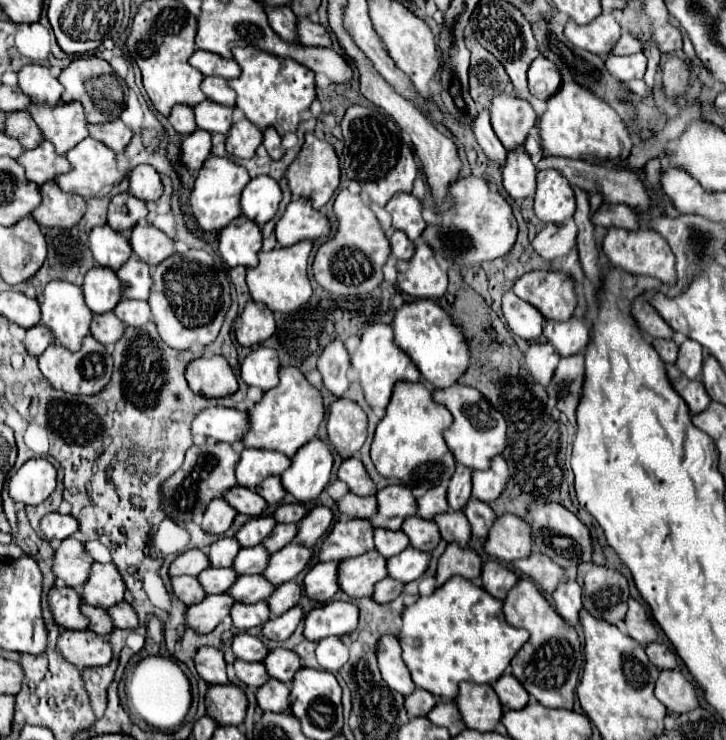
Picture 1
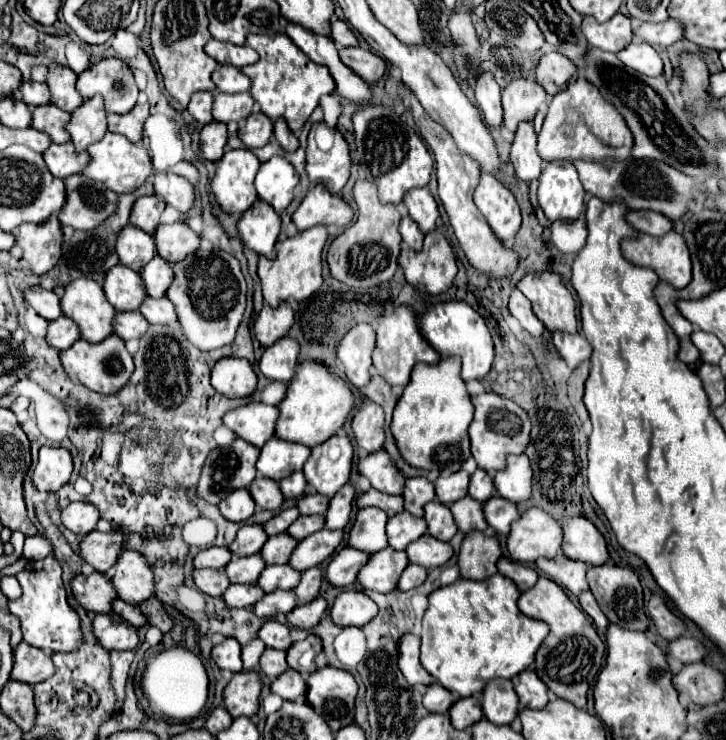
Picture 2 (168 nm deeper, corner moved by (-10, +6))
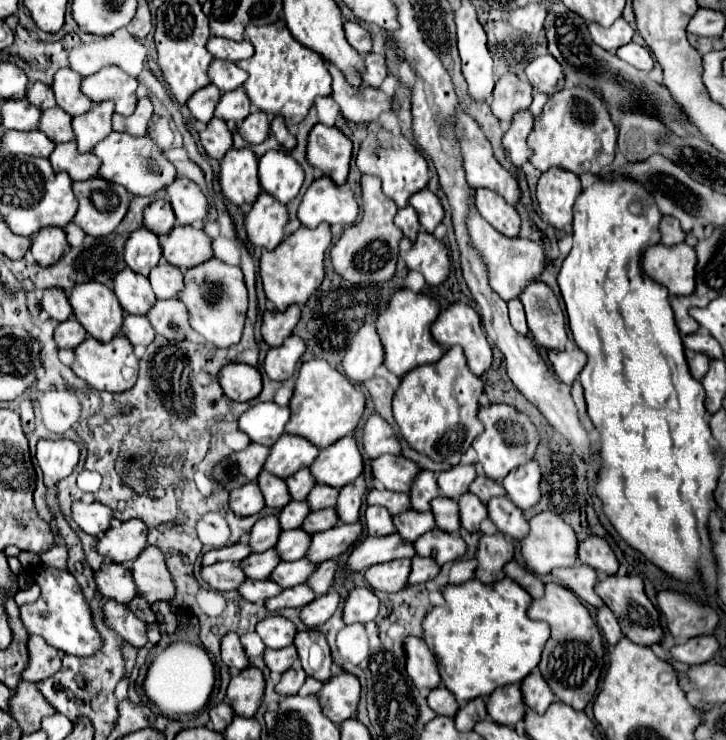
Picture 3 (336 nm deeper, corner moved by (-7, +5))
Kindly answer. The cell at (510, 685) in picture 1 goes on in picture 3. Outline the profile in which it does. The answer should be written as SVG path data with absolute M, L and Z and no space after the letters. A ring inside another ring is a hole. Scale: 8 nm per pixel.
M539 670L531 672L523 682L521 682L521 692L523 692L523 702L527 708L543 714L547 706L553 702L553 692L539 674Z

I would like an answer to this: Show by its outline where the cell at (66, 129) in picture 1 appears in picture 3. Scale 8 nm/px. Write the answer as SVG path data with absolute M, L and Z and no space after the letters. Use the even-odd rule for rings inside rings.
M99 102L99 104L93 104L89 112L73 118L75 142L81 154L91 152L97 142L101 142L105 136L113 132L111 114L113 114L113 102Z

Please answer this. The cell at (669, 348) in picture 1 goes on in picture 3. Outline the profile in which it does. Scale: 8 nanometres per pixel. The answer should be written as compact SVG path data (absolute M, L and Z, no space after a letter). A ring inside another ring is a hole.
M685 350L685 356L687 356L687 364L689 364L689 370L691 370L693 378L701 380L707 372L709 358L705 354L699 354L699 352L693 352L693 350Z

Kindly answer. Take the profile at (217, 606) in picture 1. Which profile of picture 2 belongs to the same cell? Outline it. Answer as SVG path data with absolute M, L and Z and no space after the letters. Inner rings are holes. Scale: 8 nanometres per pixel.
M230 585L222 597L228 607L250 607L264 597L264 591L258 585Z

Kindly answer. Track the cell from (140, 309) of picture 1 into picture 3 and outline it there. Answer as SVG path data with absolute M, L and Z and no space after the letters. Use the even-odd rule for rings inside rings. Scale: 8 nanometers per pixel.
M175 298L157 300L153 308L147 312L147 318L155 332L169 340L183 340L185 334L189 332L187 308Z

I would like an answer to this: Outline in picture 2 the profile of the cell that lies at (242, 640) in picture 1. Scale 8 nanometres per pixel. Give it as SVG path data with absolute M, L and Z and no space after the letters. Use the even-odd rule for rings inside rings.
M268 619L258 637L272 649L288 649L292 645L292 639L290 639L290 627L284 625L284 623L278 623L274 619Z

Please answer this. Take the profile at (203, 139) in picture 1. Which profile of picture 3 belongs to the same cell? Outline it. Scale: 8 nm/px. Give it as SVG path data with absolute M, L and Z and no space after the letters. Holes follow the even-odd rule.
M213 118L213 120L207 124L207 128L205 128L203 132L199 132L199 136L201 136L201 144L203 144L207 156L217 158L217 160L221 160L221 158L225 156L225 152L227 152L227 150L231 148L231 144L233 144L229 128L227 128L225 122L219 120L219 118Z

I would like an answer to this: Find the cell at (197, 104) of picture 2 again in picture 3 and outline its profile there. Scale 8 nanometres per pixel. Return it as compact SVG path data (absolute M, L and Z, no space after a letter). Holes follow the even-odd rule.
M209 84L209 86L197 90L197 92L191 96L189 102L187 102L187 106L189 106L191 114L193 114L199 122L205 122L205 124L207 124L207 122L213 118L213 110L215 110L219 98L221 98L219 88L217 88L215 84Z

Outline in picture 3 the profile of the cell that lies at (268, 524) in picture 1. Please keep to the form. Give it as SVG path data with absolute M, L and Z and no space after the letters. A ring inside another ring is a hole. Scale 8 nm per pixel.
M289 502L281 514L279 514L279 524L283 530L291 530L291 528L299 528L301 522L305 520L305 516L309 514L309 506L307 502Z

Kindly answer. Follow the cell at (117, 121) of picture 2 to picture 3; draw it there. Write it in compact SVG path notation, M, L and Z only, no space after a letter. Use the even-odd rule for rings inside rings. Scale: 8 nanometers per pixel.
M139 98L137 108L131 116L113 114L113 130L133 134L133 136L145 136L147 122L153 116L153 104L149 98Z

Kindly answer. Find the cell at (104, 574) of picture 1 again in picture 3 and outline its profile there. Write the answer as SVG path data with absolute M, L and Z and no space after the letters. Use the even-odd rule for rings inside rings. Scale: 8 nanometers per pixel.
M147 546L137 560L131 562L129 570L137 586L137 596L143 596L149 604L173 598L175 588L165 566L165 556L155 546Z

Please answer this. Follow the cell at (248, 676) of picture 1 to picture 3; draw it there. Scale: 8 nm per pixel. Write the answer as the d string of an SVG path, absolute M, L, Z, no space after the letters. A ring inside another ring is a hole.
M287 646L283 650L271 650L265 648L265 664L271 672L283 674L285 670L289 670L293 666L293 662L297 660L297 652L295 646Z

